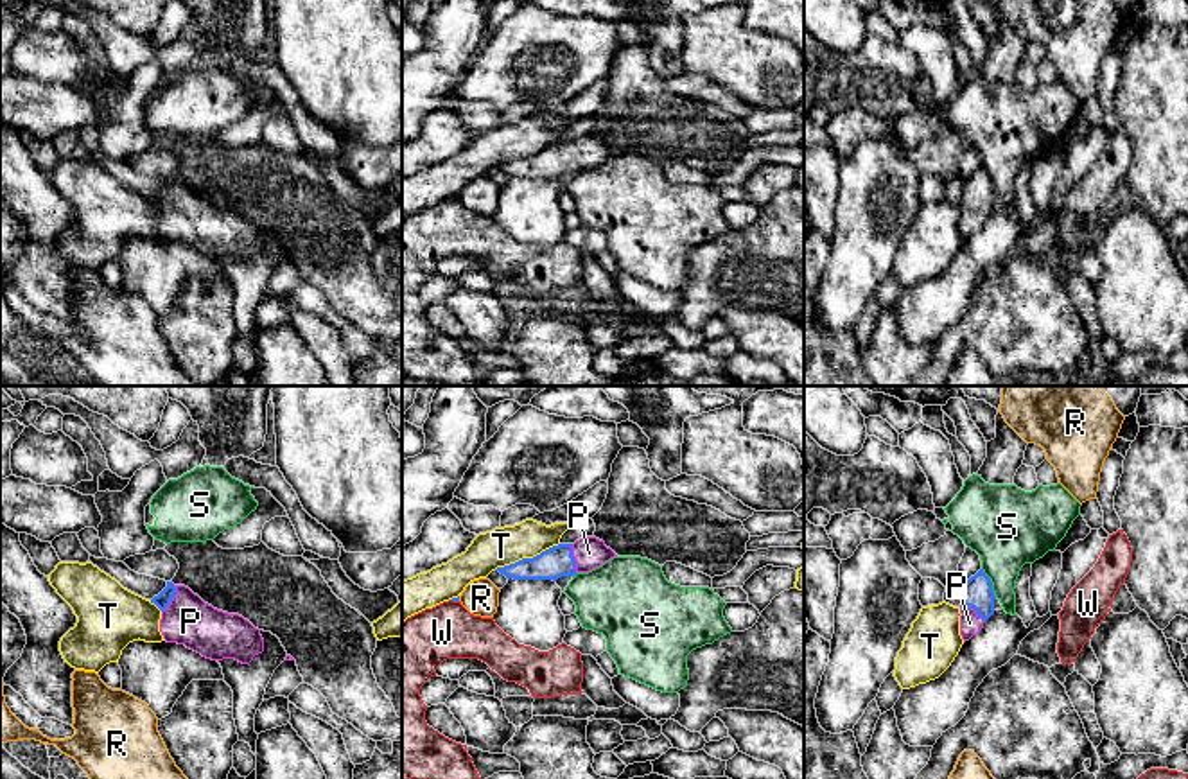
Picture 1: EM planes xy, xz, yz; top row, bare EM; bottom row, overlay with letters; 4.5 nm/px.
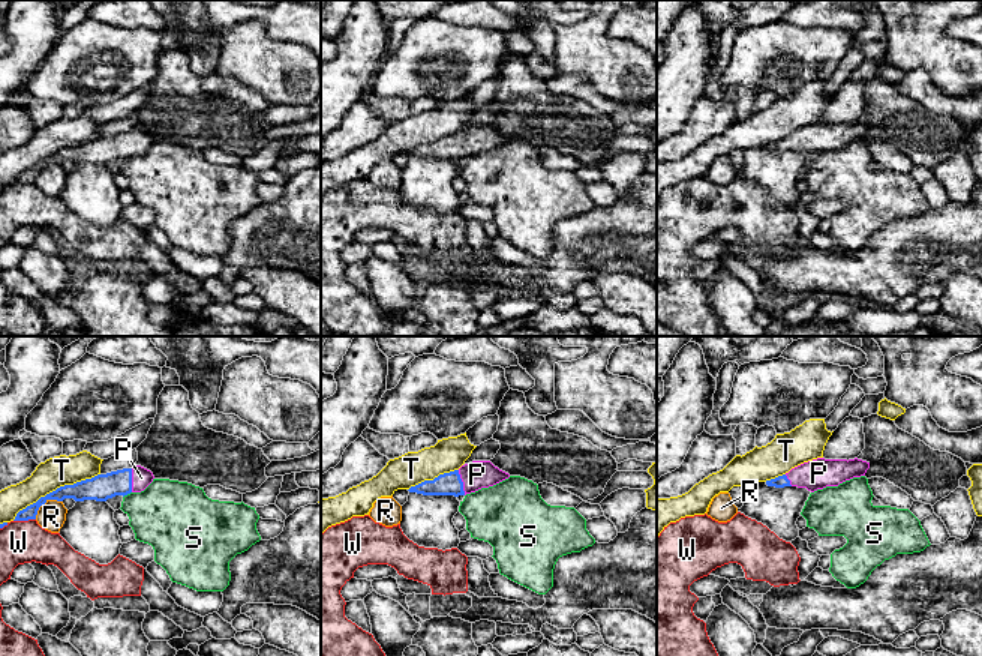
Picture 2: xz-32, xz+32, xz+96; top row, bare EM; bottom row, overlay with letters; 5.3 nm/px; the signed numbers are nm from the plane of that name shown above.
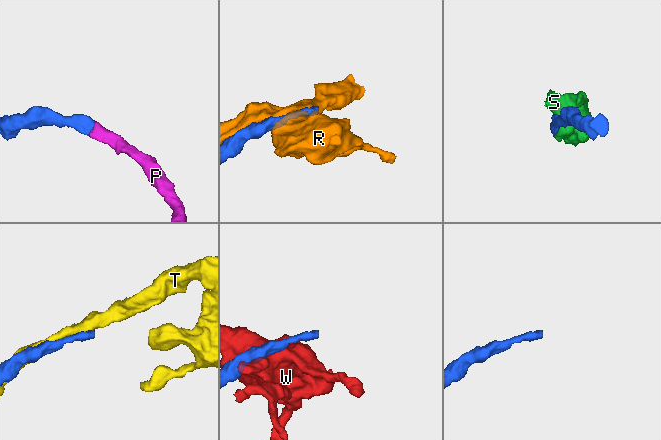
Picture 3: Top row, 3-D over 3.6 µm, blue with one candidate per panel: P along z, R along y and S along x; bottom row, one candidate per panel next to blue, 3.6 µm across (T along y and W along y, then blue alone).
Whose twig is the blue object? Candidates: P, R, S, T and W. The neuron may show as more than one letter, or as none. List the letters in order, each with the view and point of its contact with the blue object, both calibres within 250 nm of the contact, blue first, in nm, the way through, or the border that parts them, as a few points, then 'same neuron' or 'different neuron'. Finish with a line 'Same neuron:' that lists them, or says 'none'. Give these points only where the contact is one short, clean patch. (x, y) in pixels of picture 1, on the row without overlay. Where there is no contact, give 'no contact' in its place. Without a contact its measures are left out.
P: contact xz (573, 157); calibres 140 and 140 nm; way xz (555, 160), (573, 157), (589, 151); same neuron
R: contact xz (458, 196); calibres 20 and 160 nm; border xz (458, 194), (460, 198); different neuron
S: contact yz (991, 180); calibres 140 and 340 nm; border yz (982, 166), (996, 194); different neuron
T: contact xz (526, 157); calibres 140 and 170 nm; different neuron
W: contact xz (454, 198); calibres 20 and 260 nm; different neuron
Same neuron: P

